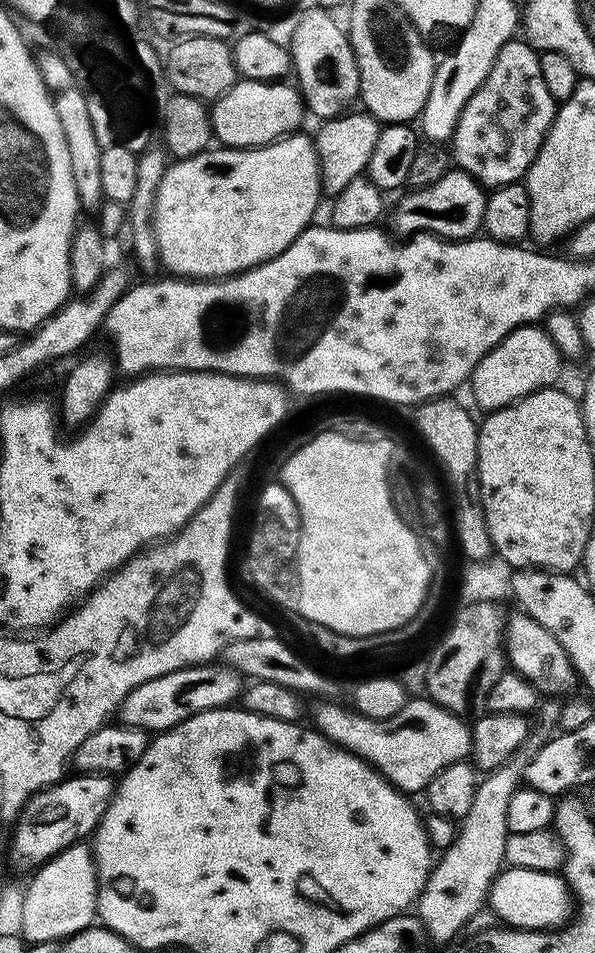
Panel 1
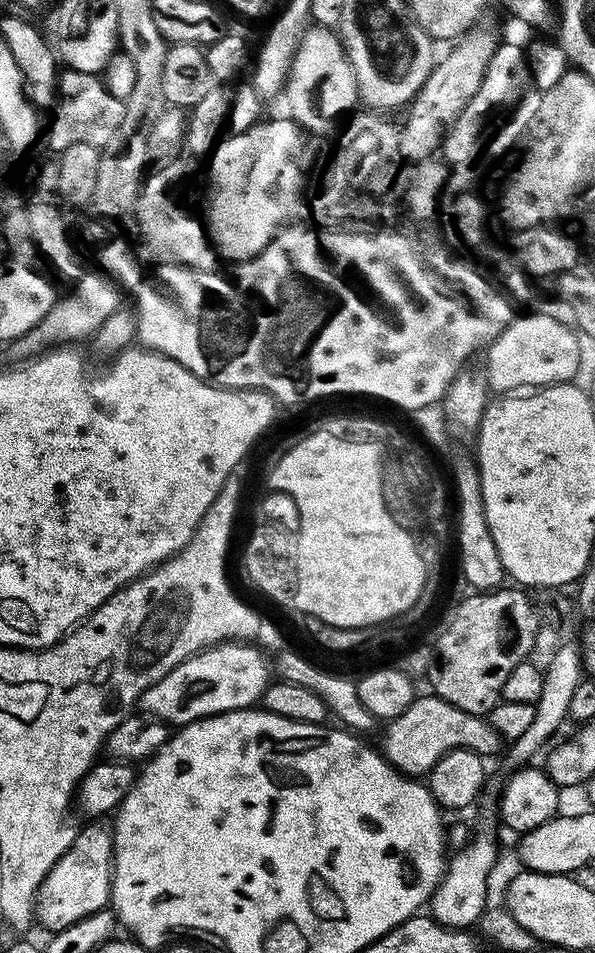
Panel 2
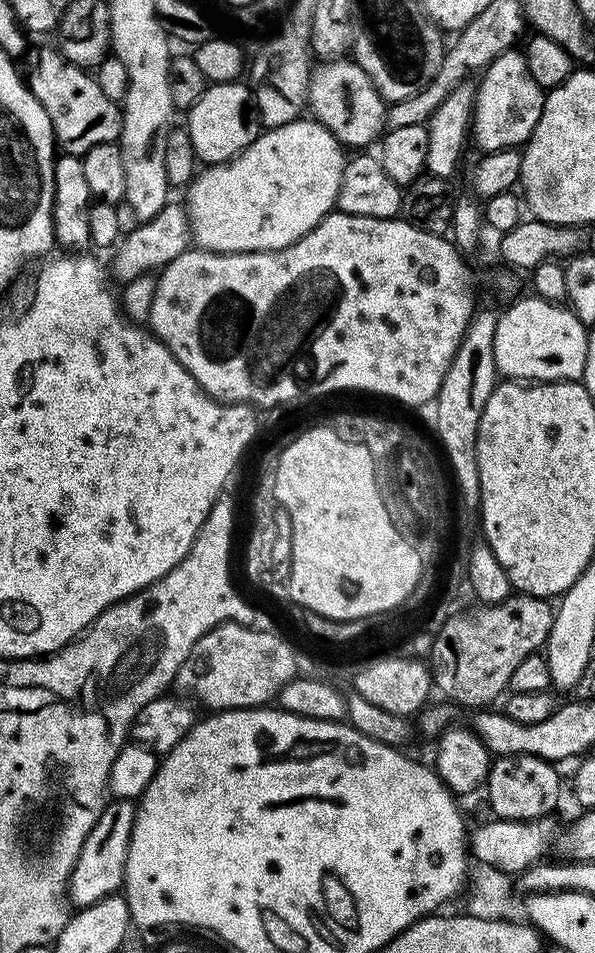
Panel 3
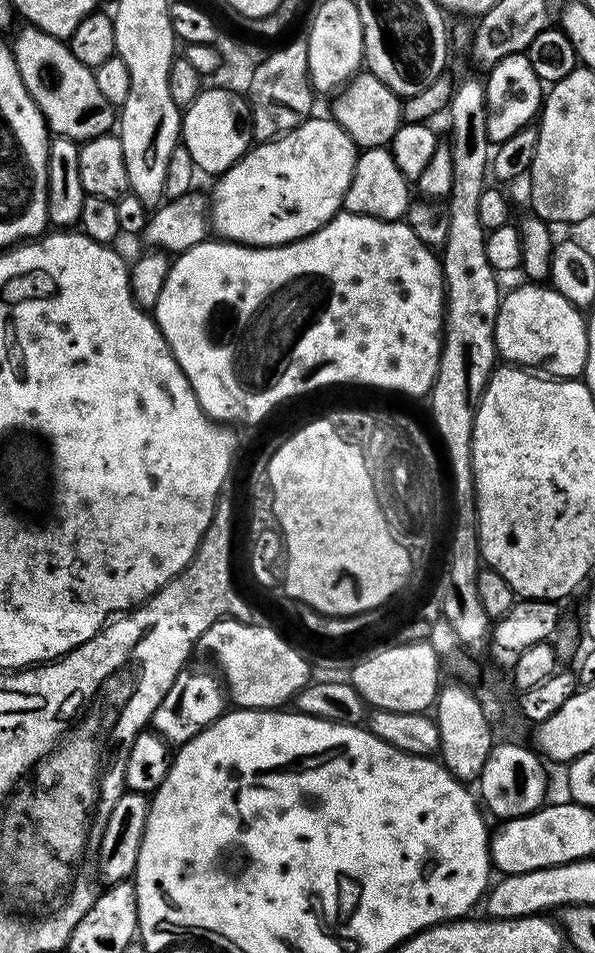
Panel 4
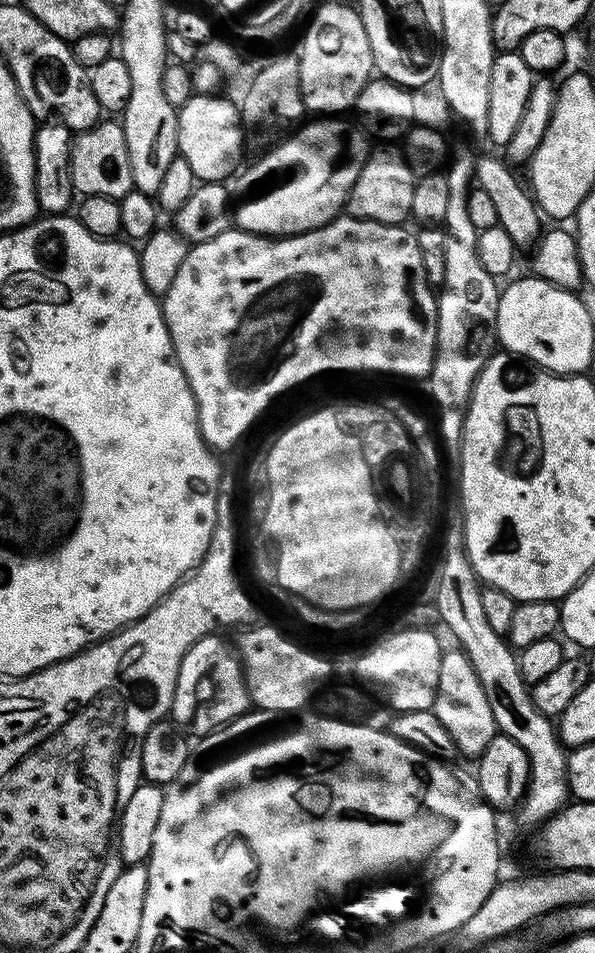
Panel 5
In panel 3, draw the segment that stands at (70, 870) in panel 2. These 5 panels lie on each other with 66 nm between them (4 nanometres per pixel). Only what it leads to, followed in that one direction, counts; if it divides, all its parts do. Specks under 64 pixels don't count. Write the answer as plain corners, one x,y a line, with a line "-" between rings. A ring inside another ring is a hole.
113,799
105,803
104,812
98,818
94,830
90,830
78,854
76,865
72,867
72,874
67,878
66,896
77,909
88,908
121,891
128,857
128,843
135,821
136,804
133,801

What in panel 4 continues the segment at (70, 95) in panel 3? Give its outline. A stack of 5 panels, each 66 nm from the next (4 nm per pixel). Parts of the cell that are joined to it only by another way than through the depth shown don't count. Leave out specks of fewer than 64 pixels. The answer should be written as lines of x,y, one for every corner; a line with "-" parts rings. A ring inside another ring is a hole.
24,26
16,37
11,37
10,47
18,74
44,115
49,133
83,142
113,131
118,120
117,109
104,97
102,90
98,90
95,71
78,62
65,41
37,28

